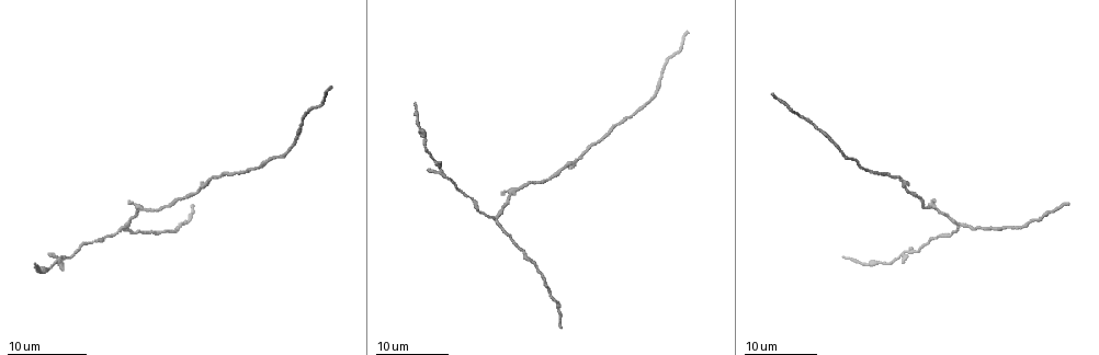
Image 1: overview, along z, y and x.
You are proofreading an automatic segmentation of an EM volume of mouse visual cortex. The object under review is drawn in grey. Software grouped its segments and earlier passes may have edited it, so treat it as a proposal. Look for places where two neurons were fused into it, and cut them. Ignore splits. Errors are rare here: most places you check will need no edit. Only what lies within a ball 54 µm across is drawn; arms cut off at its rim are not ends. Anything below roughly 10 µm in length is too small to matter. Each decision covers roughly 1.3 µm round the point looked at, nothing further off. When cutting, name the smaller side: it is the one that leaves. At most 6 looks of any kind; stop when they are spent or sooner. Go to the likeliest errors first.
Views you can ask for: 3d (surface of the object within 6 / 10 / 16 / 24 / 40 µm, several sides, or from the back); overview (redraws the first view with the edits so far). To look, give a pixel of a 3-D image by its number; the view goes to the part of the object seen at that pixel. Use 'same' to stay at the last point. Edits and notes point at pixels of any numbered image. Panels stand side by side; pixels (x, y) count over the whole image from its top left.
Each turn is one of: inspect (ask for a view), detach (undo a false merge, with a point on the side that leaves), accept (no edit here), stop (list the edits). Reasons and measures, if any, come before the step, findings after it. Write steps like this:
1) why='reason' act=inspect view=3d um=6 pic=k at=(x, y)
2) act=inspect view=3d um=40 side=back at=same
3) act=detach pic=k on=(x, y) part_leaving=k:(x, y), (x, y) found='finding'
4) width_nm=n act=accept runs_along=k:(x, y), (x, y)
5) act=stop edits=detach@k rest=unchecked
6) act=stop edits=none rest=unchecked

why='branch point' act=inspect view=3d um=24 pic=1 at=(957, 227)

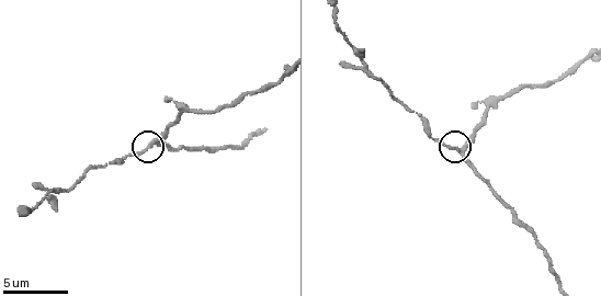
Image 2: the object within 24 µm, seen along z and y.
act=inspect view=3d um=10 pic=2 at=(455, 149)

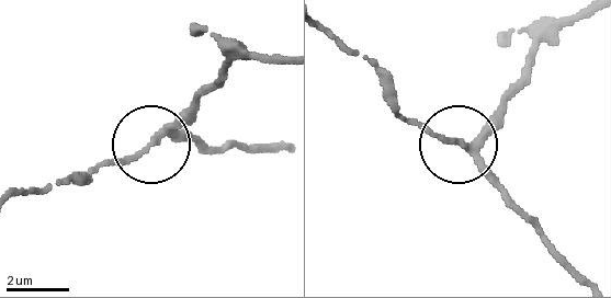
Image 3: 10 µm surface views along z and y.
why='zoom in' act=inspect view=3d um=6 pic=3 at=(464, 146)

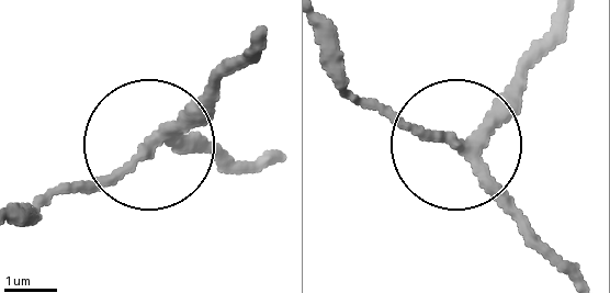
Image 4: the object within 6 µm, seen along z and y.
width_nm=190 act=accept runs_along=4:(560, 18), (542, 57), (459, 149), (538, 236) found='all the same neuron'

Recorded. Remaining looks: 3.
why='calibre changes' act=inspect view=3d um=10 pic=2 at=(179, 115)

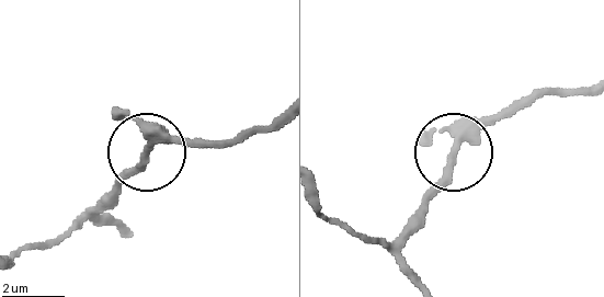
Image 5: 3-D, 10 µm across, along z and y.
act=inspect view=3d um=10 side=back pic=5 at=(452, 158)

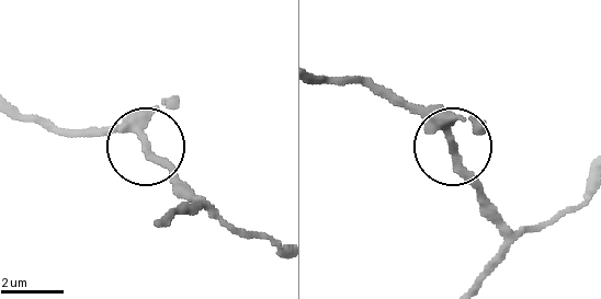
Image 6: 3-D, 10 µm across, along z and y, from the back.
width_nm=240 act=accept runs_along=6:(10, 102), (66, 128), (128, 131), (189, 188) found='one neuron here'

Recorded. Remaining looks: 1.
act=stop edits=none rest=unchecked

